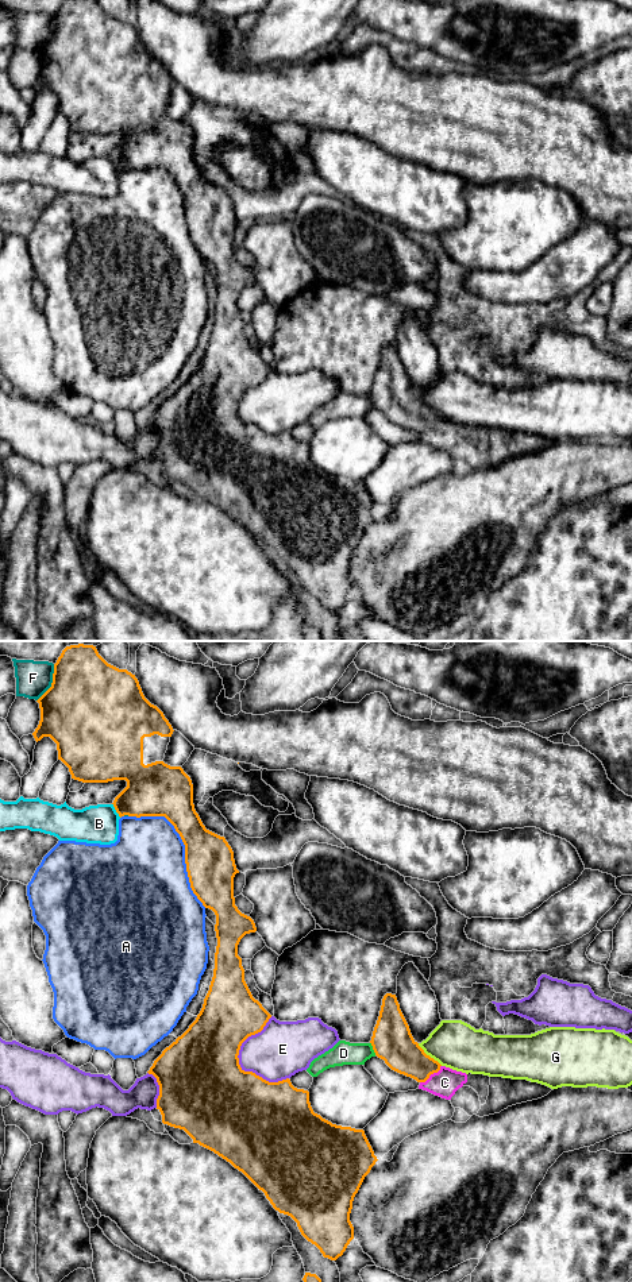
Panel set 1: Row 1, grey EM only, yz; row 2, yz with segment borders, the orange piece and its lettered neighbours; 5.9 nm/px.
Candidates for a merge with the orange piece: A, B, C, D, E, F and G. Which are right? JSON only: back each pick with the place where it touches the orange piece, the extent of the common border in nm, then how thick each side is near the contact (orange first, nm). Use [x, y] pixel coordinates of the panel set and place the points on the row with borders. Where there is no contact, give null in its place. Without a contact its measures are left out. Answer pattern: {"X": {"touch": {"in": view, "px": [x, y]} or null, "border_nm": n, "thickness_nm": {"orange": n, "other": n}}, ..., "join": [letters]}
{"C": {"touch": {"in": "yz", "px": [431, 1073]}, "border_nm": 170, "thickness_nm": {"orange": 220, "other": 160}}, "join": ["C"]}

